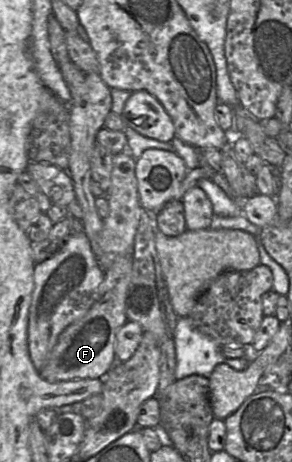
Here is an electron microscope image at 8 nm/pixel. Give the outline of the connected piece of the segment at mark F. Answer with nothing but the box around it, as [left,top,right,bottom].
[39,255,132,383]

